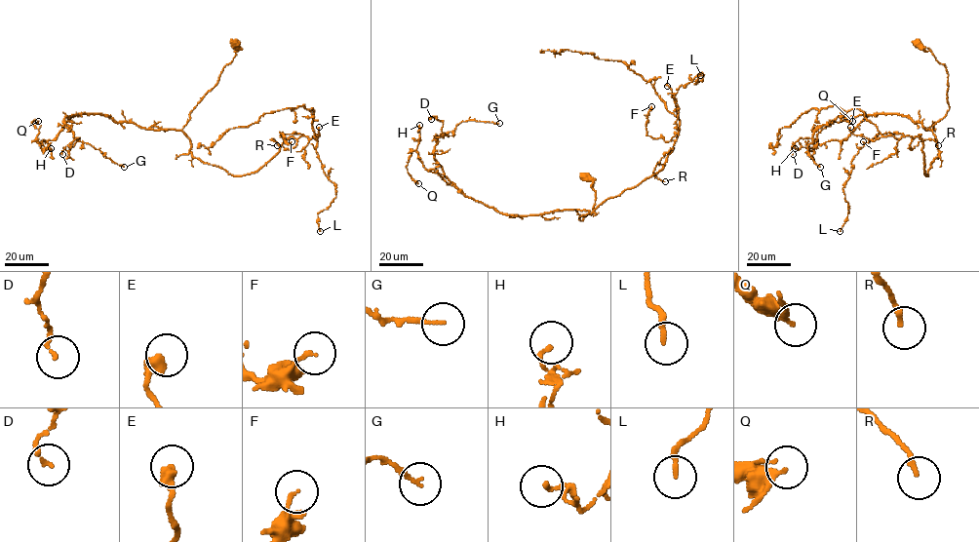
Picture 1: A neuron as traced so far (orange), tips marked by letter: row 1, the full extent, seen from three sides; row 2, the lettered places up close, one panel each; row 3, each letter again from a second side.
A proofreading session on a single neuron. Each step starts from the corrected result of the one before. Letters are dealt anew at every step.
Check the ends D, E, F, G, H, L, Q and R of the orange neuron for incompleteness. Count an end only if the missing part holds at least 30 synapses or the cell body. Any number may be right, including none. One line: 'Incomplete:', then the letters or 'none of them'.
Incomplete: none of them

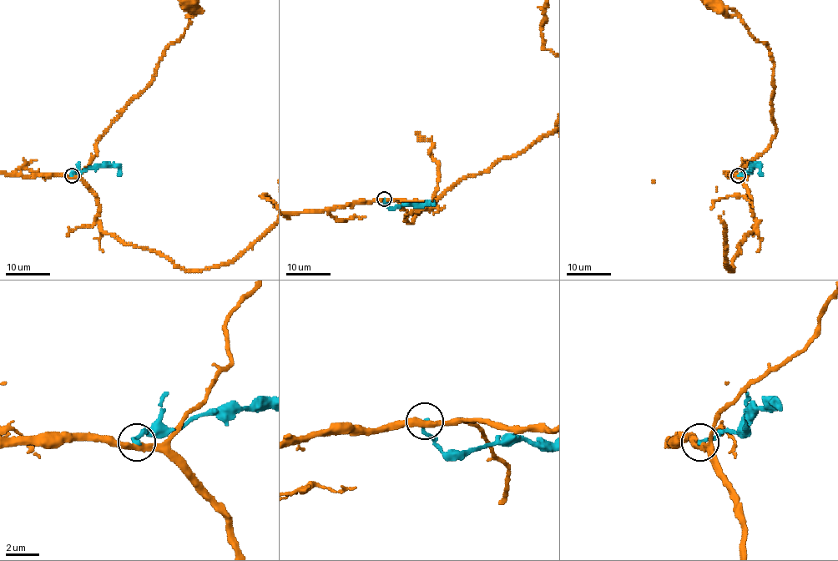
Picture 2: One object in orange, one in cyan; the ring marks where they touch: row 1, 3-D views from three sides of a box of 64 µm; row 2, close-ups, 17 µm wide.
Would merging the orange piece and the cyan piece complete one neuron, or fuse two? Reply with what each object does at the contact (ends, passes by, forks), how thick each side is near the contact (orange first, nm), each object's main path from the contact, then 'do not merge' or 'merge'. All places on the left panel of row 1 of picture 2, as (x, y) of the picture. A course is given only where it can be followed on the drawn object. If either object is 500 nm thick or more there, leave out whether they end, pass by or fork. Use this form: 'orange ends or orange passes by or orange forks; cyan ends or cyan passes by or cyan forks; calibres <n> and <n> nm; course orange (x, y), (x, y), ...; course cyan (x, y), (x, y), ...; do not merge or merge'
orange passes by; cyan ends; calibres 380 and 240 nm; course orange (72, 175), (88, 166), (95, 144), (151, 81), (164, 49), (184, 31), (198, 8); course cyan (71, 175), (107, 165), (115, 165), (120, 170), (118, 175); do not merge

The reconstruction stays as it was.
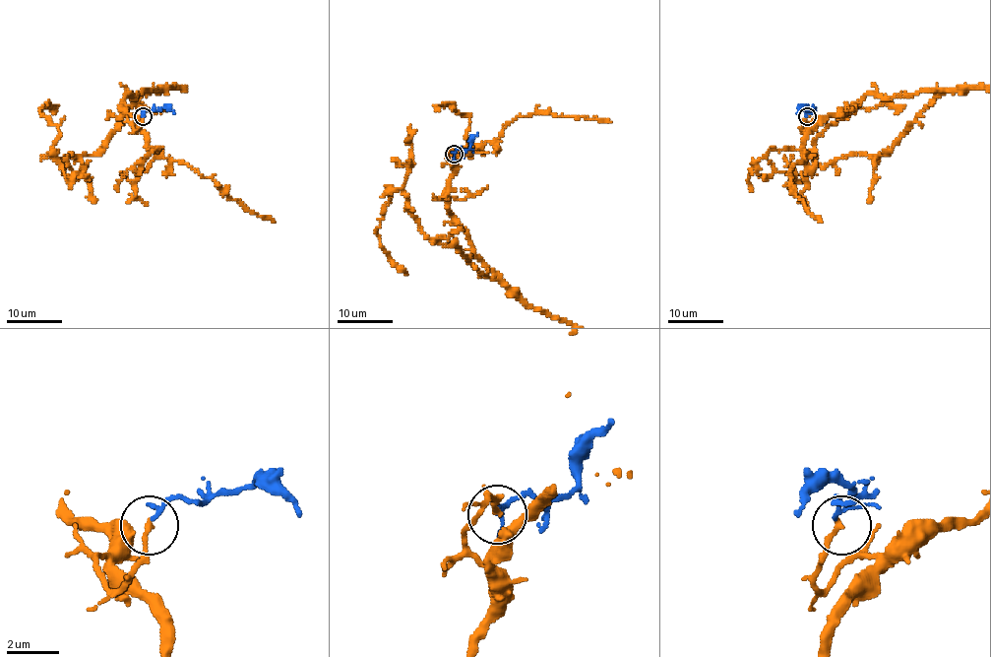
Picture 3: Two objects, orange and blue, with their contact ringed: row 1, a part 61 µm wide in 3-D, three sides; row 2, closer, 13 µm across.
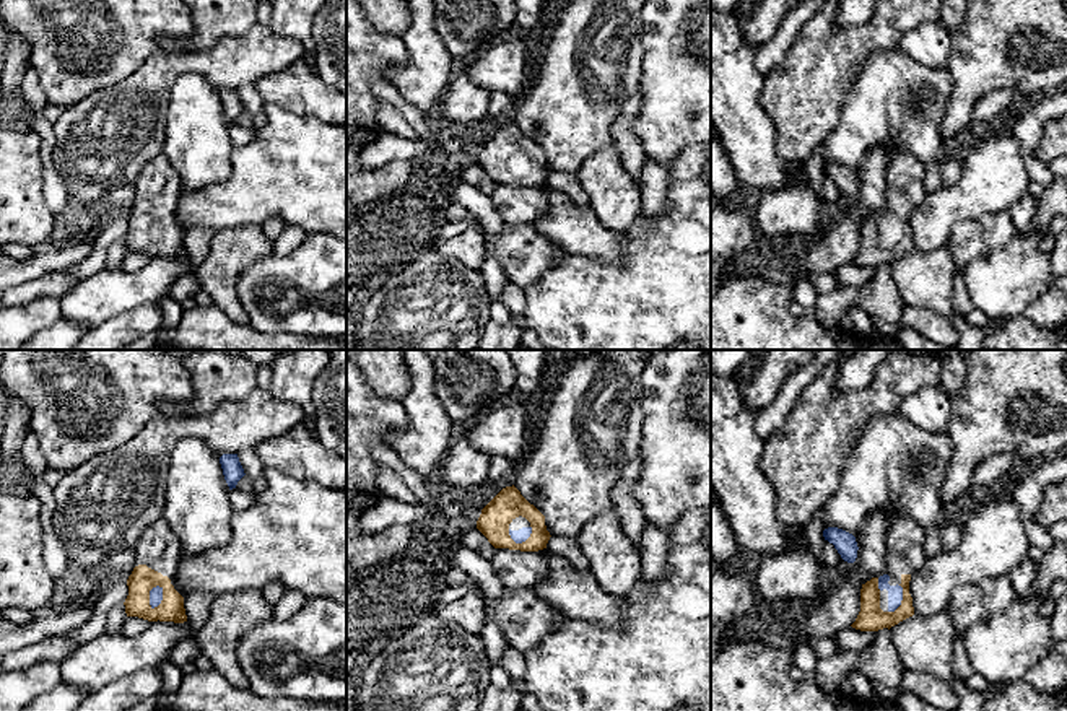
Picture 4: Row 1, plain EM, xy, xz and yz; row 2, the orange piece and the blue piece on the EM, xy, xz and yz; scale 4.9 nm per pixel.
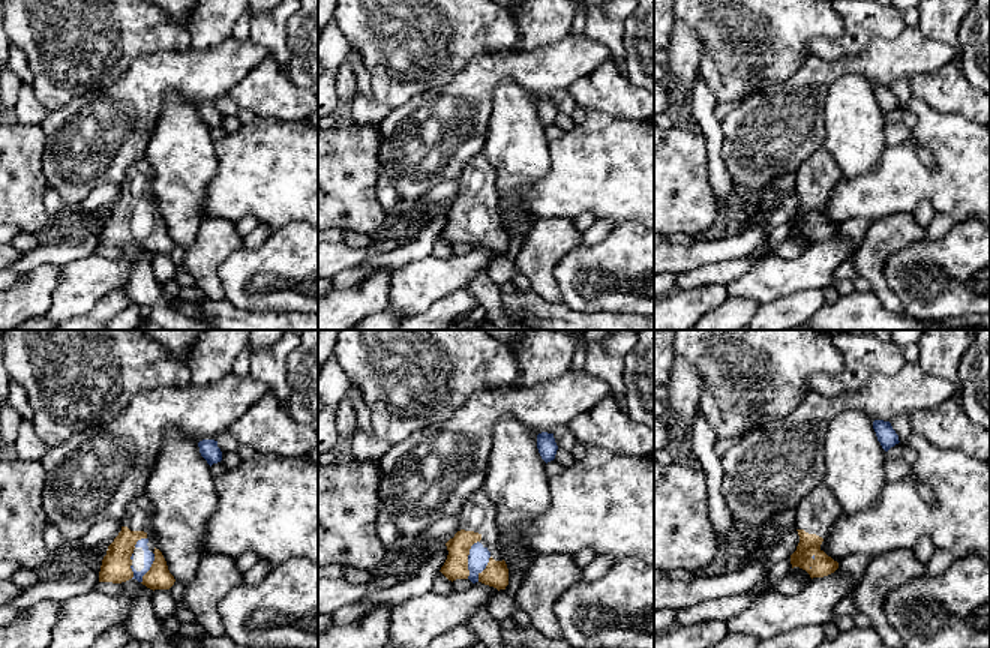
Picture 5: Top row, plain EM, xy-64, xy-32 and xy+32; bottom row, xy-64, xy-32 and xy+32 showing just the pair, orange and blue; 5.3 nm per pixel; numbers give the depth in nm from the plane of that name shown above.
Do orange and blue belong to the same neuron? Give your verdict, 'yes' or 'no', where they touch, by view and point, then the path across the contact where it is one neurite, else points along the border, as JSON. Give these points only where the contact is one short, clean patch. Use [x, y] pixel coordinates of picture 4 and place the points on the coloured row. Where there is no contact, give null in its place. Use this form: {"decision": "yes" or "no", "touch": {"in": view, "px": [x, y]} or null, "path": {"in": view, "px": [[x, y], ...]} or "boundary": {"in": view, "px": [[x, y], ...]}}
{"decision": "yes", "touch": {"in": "xy", "px": [148, 596]}}

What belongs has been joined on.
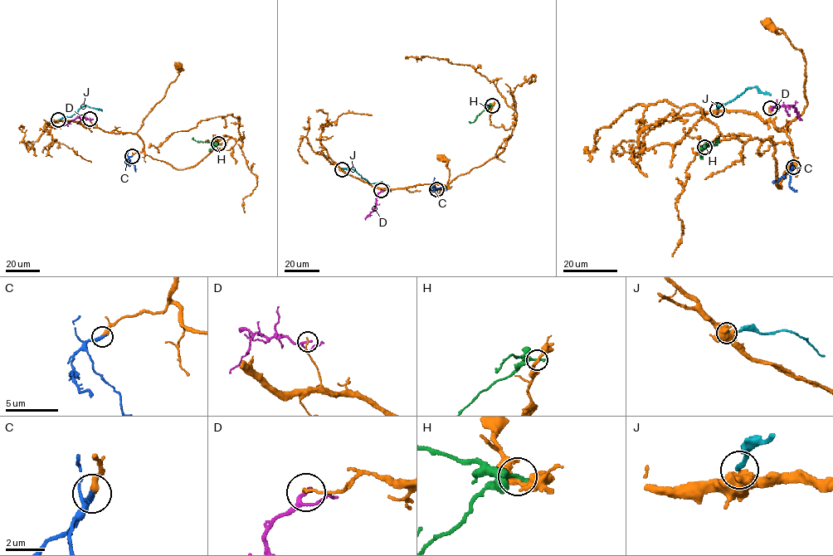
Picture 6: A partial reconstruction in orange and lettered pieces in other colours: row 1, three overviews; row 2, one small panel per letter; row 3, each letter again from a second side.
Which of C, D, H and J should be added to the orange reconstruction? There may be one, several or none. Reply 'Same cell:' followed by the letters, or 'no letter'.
Same cell: C

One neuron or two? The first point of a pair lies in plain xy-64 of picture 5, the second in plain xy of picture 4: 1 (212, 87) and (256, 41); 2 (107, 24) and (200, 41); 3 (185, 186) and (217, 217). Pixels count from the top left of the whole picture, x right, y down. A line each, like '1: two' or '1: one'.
1: one
2: two
3: two

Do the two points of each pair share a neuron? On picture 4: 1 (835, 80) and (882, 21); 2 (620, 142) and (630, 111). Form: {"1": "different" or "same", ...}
{"1": "same", "2": "same"}

